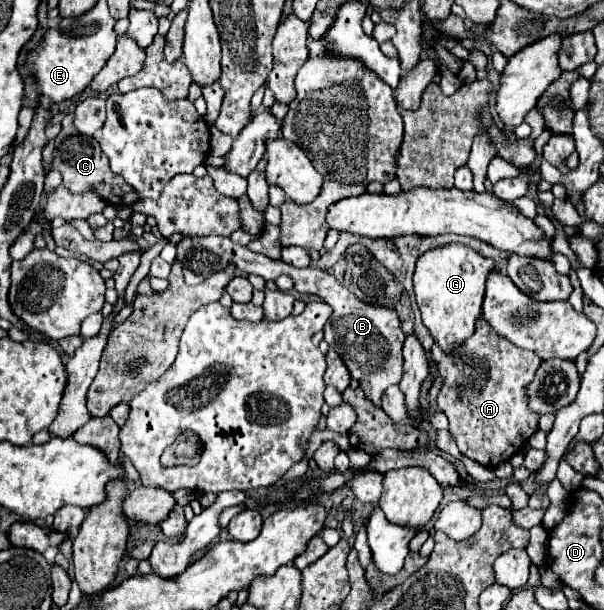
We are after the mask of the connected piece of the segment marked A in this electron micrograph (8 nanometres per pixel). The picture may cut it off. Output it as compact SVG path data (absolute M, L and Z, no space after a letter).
M478 319L476 333L454 357L434 345L428 359L438 361L444 377L438 407L448 417L450 433L466 457L486 467L496 467L508 461L538 431L538 415L528 411L524 385L532 381L542 359L498 337L484 319Z

